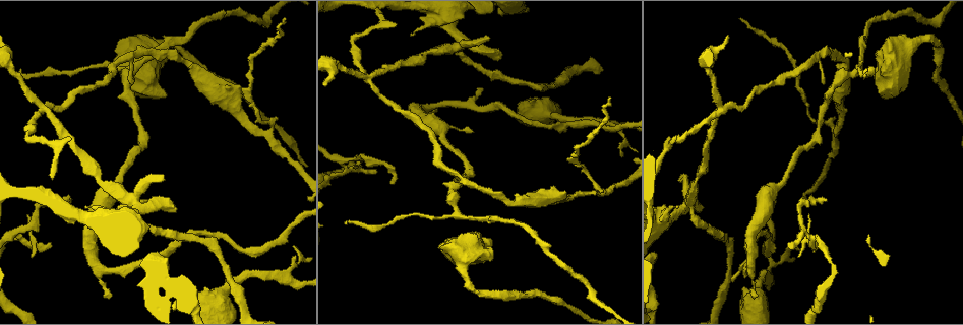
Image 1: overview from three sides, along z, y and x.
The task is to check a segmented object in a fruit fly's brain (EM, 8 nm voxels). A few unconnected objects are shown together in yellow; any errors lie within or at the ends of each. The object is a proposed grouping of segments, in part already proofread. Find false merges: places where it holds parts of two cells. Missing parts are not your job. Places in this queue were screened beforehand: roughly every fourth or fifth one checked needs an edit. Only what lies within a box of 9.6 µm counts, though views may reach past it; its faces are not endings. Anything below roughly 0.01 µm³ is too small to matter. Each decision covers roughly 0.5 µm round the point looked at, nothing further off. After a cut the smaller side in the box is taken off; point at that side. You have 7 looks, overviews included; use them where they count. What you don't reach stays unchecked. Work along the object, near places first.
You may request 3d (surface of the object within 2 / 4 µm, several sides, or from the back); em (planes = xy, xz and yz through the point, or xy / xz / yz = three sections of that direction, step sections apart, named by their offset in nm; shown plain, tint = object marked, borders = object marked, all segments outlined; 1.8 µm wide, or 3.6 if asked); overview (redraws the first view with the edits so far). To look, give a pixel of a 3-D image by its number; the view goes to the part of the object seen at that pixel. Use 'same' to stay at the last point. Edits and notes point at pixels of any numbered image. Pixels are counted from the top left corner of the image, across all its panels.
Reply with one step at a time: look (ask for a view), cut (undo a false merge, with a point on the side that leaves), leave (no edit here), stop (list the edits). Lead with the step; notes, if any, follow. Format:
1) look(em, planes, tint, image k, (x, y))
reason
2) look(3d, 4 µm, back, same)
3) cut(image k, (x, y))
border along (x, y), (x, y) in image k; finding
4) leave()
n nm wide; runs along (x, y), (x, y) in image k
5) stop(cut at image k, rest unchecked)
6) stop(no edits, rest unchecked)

look(em, yz, step 4, borders, image 1, (469, 281))
sudden change in width

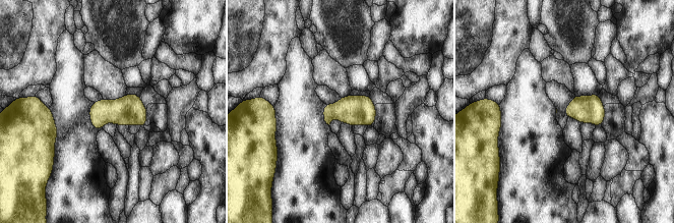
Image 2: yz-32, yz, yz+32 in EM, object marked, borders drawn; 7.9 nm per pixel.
leave()
200 nm wide; continuous, no second cell

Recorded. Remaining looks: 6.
look(em, planes, tint, image 1, (345, 171))
side arm on a straight run

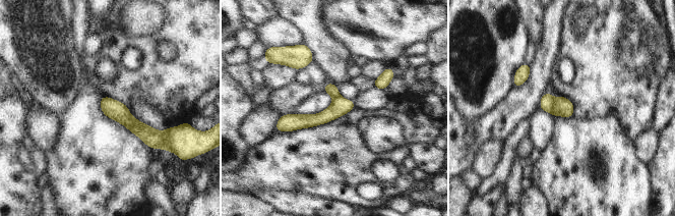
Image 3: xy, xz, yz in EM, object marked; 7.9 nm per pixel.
cut(image 3, (562, 106))
border along (554, 99), (551, 113) in image 3; two cells meet here

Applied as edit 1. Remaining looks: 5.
look(em, 3.6 µm, planes, borders, image 1, (369, 78))
four-way junction

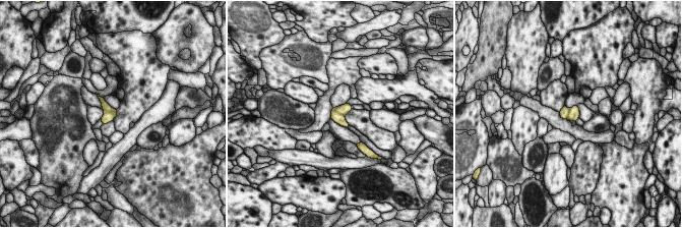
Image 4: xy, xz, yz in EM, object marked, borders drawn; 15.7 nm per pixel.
cut(image 4, (107, 117))
border along (105, 111), (109, 111), (115, 116) in image 4; two cells meet here

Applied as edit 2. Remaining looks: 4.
stop(cut at image 3, cut at image 4, rest unchecked)

